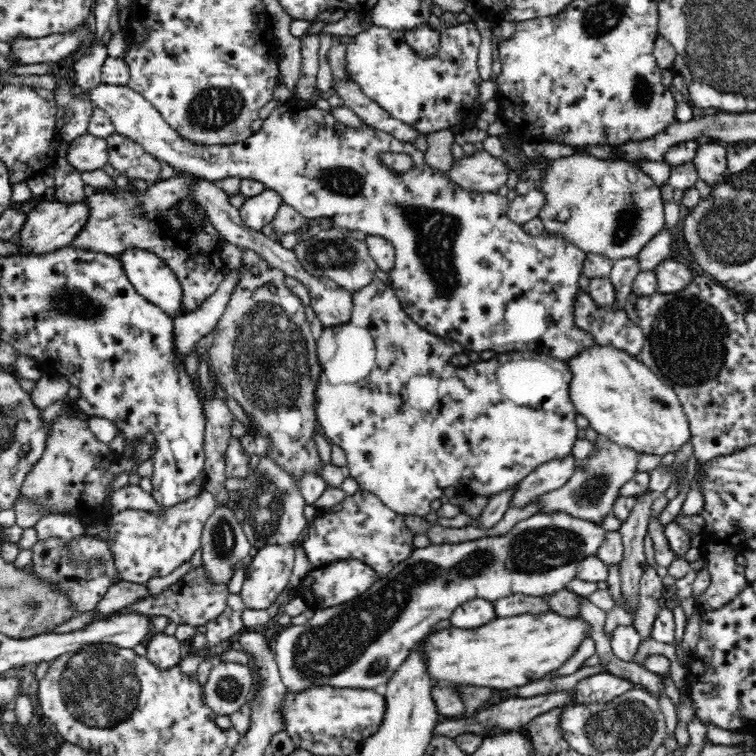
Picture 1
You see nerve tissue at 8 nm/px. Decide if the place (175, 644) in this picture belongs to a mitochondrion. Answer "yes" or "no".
no

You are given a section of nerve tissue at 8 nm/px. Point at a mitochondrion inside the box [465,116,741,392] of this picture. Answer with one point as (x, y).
(688, 338)

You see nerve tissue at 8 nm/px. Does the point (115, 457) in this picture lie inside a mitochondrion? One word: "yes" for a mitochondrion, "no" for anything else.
no

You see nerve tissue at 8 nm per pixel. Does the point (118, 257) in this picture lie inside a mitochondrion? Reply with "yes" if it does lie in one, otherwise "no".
no

